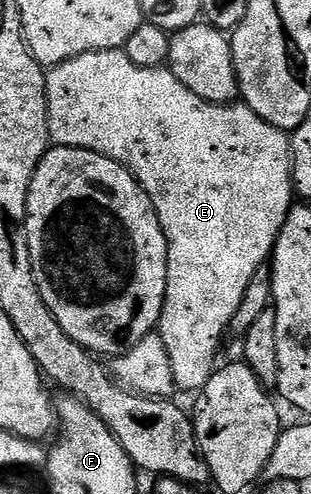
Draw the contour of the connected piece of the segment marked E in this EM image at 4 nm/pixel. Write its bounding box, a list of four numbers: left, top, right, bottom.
[45,50,295,392]

